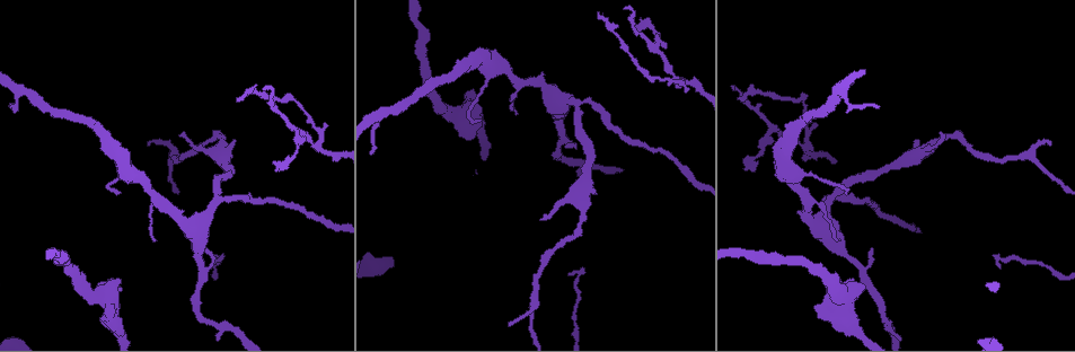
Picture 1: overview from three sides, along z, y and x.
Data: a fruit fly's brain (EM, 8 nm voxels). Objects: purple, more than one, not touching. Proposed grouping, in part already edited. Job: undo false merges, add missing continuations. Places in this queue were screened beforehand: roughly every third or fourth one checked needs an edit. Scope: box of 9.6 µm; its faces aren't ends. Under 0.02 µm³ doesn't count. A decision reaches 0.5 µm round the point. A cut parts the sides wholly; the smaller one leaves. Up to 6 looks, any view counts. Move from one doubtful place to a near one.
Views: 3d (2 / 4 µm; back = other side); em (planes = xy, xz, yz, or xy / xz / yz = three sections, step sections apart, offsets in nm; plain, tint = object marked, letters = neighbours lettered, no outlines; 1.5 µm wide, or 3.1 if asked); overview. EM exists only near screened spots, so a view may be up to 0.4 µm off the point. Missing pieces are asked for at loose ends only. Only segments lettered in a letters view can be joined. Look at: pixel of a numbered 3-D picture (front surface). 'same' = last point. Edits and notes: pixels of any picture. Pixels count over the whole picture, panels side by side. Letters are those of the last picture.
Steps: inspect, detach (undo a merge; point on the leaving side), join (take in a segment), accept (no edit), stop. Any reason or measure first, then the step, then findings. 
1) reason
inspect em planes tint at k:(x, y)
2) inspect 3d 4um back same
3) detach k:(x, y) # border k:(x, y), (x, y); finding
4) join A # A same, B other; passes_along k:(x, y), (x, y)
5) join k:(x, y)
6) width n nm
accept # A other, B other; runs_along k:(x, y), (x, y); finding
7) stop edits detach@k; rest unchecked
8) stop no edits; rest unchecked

three arms meet
inspect em planes letters at 1:(317, 144)

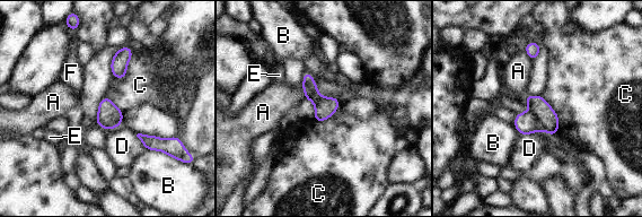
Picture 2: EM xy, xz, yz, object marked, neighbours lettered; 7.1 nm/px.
width 150 nm
detach 2:(548, 119) # A other, B other, C other, D other, E other, F other; border 2:(530, 110), (543, 129); a second neuron is stuck on

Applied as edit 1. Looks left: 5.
inspect overview

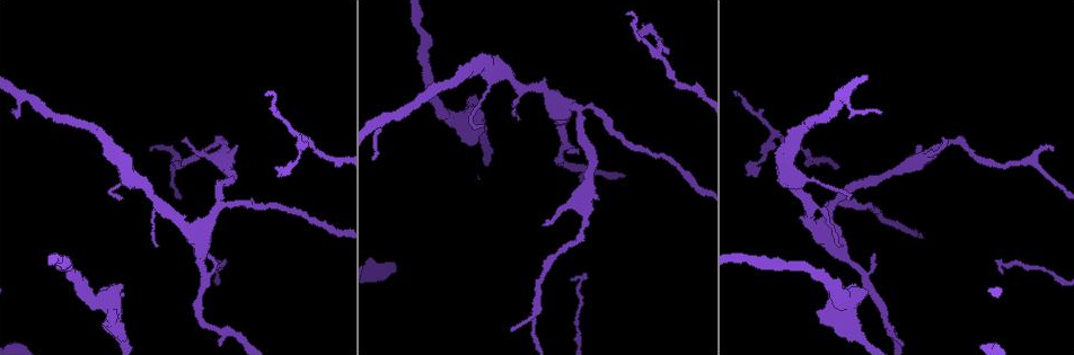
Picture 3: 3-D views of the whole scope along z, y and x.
thick turns thin
inspect 3d 2um back at 3:(220, 141)

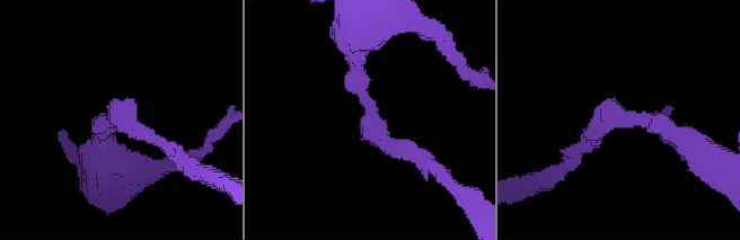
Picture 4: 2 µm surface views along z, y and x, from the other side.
shape alone is not enough
inspect em planes letters at 4:(367, 105)

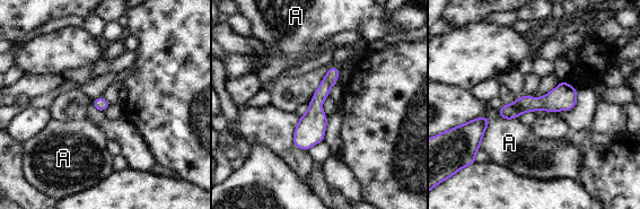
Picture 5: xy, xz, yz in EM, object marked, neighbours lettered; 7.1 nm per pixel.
accept # A other; runs_along 5:(335, 70), (301, 146); all the same neuron

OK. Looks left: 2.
free end
inspect em planes letters at 3:(151, 150)

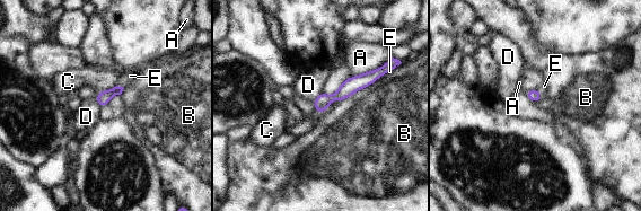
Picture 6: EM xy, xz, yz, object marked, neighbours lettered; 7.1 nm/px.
width 80 nm
accept # A other, B other, C other, D other, E other; no lettered segment goes on from it

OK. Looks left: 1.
stop edits detach@2; rest unchecked

